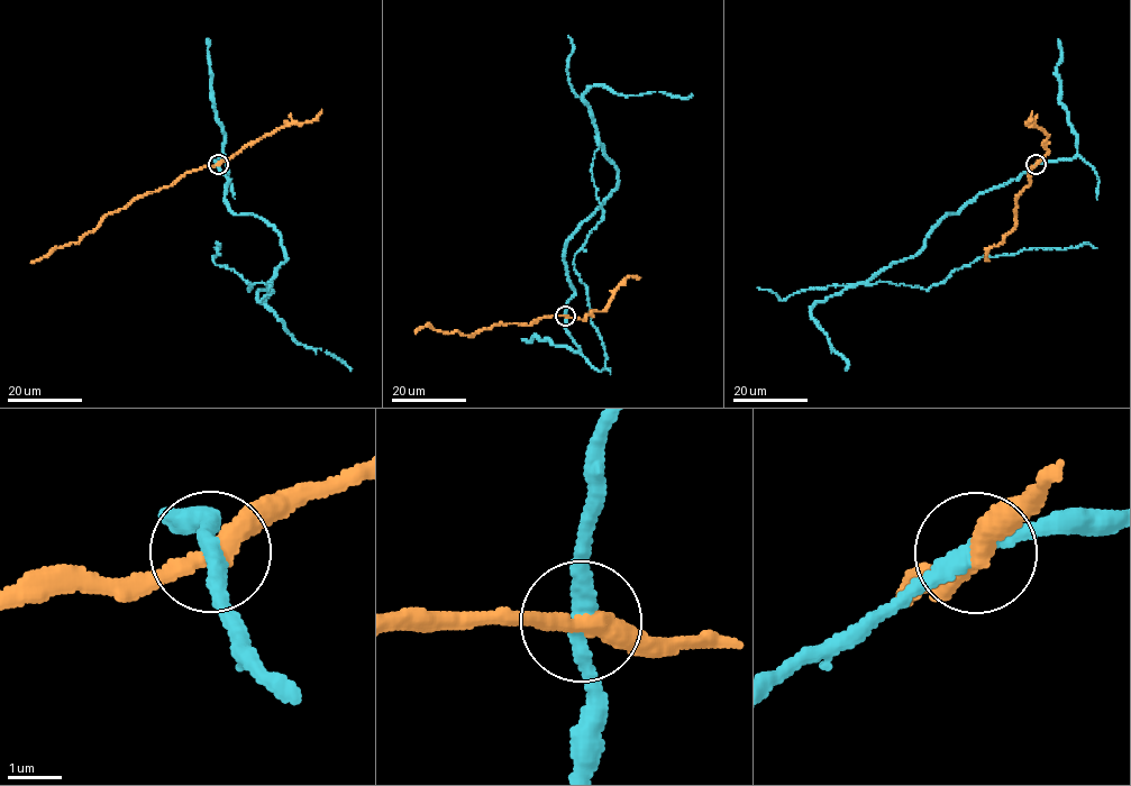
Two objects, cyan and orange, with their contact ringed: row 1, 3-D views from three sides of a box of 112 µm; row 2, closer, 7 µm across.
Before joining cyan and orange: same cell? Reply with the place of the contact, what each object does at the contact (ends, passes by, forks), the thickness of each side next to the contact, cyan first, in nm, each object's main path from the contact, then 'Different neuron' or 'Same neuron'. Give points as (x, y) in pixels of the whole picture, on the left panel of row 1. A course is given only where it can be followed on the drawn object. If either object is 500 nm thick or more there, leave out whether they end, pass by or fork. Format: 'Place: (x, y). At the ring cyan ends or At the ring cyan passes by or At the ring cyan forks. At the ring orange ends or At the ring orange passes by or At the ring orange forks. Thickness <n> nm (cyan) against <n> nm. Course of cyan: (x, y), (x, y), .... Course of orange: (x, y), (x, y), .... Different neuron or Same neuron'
Place: (218, 164). At the ring cyan passes by. At the ring orange passes by. Thickness 320 nm (cyan) against 360 nm. Course of cyan: (217, 164), (231, 179), (229, 209), (273, 227), (288, 256), (268, 285), (249, 290), (211, 259), (217, 247). Course of orange: (217, 164), (189, 171), (171, 184), (135, 197), (124, 208), (111, 211), (76, 243), (55, 247), (30, 263). Different neuron

